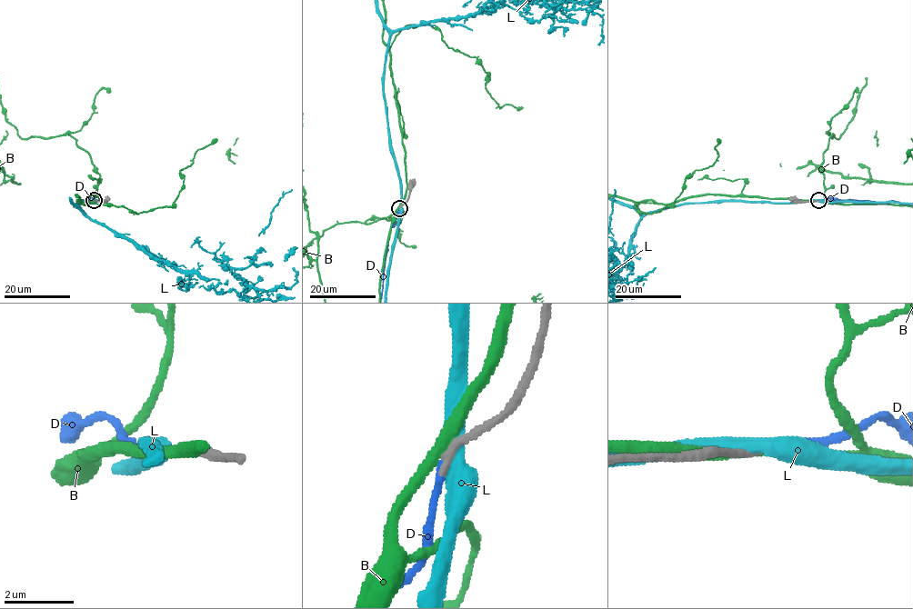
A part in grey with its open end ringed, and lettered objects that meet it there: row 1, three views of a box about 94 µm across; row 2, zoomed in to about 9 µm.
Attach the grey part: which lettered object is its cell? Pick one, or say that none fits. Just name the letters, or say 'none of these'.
D

